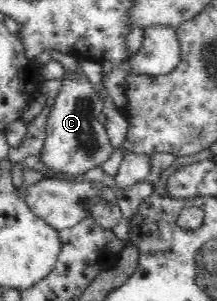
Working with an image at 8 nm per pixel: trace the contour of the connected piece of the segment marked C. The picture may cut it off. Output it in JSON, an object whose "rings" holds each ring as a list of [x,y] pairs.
{"rings":[[[79,71],[74,77],[69,77],[66,73],[63,76],[62,87],[54,98],[55,103],[51,106],[47,119],[46,139],[39,154],[40,160],[49,171],[57,174],[63,172],[81,179],[81,174],[101,166],[111,158],[115,147],[111,144],[104,124],[97,121],[104,104],[95,90],[83,71]]]}

